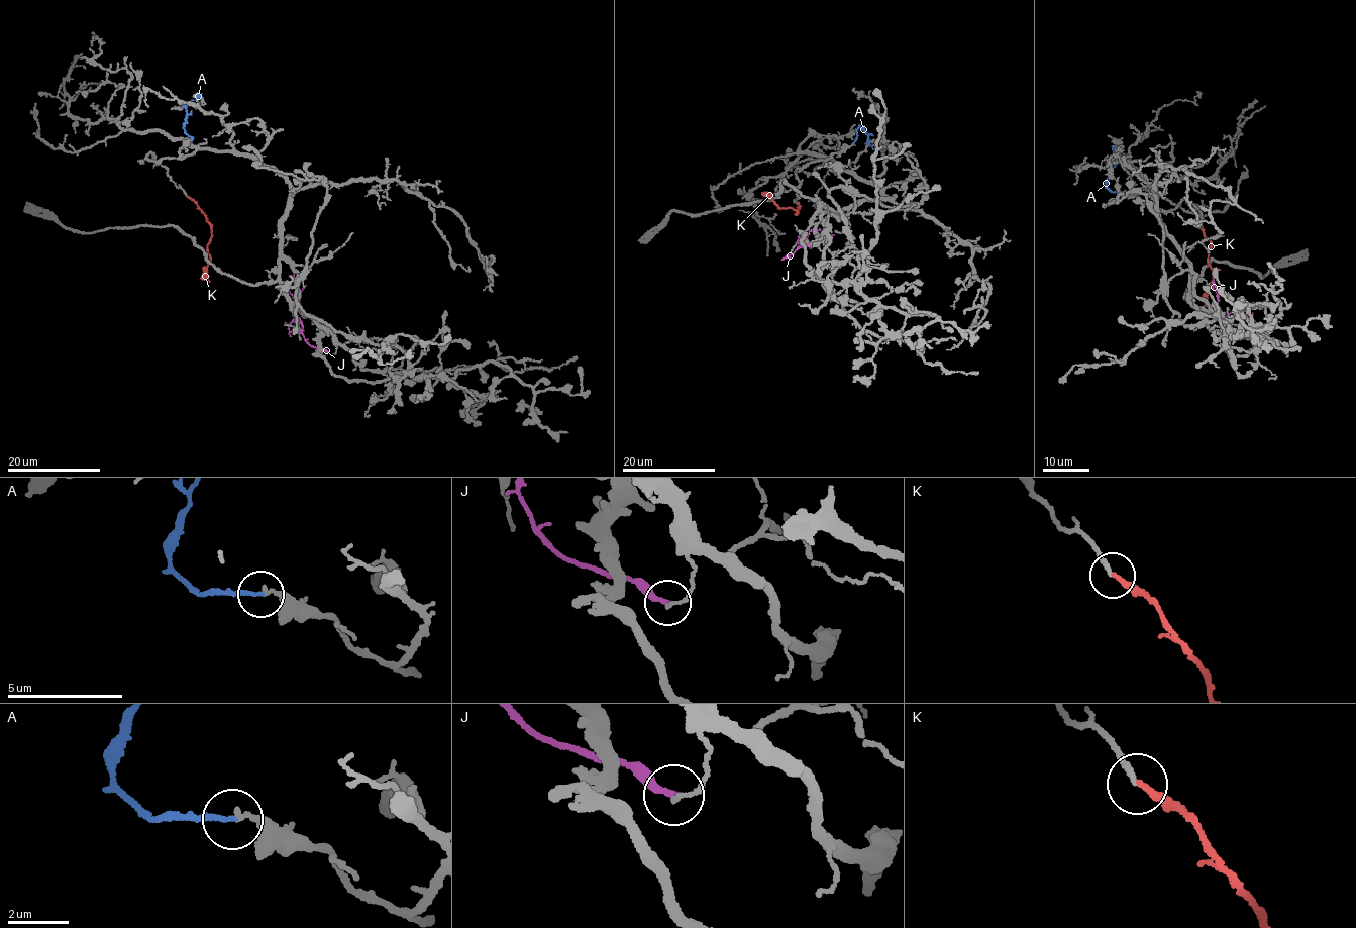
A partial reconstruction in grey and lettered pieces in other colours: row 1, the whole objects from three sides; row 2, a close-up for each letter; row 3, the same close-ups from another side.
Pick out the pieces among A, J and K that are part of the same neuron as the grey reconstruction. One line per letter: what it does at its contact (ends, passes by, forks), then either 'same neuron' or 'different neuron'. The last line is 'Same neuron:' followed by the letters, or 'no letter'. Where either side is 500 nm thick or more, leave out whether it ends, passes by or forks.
A: it ends | different neuron
J: it ends | different neuron
K: it ends | same neuron
Same neuron: K

